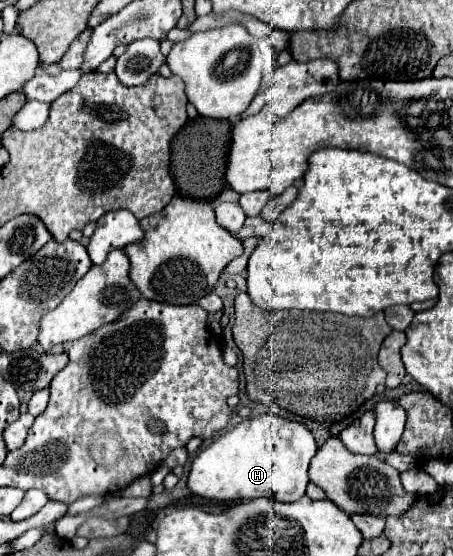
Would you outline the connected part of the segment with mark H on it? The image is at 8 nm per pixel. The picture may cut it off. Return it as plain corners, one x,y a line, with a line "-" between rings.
272,413
244,419
198,453
188,475
188,487
192,493
216,501
248,501
266,497
292,503
306,491
308,463
316,449
314,435
302,421
284,419

